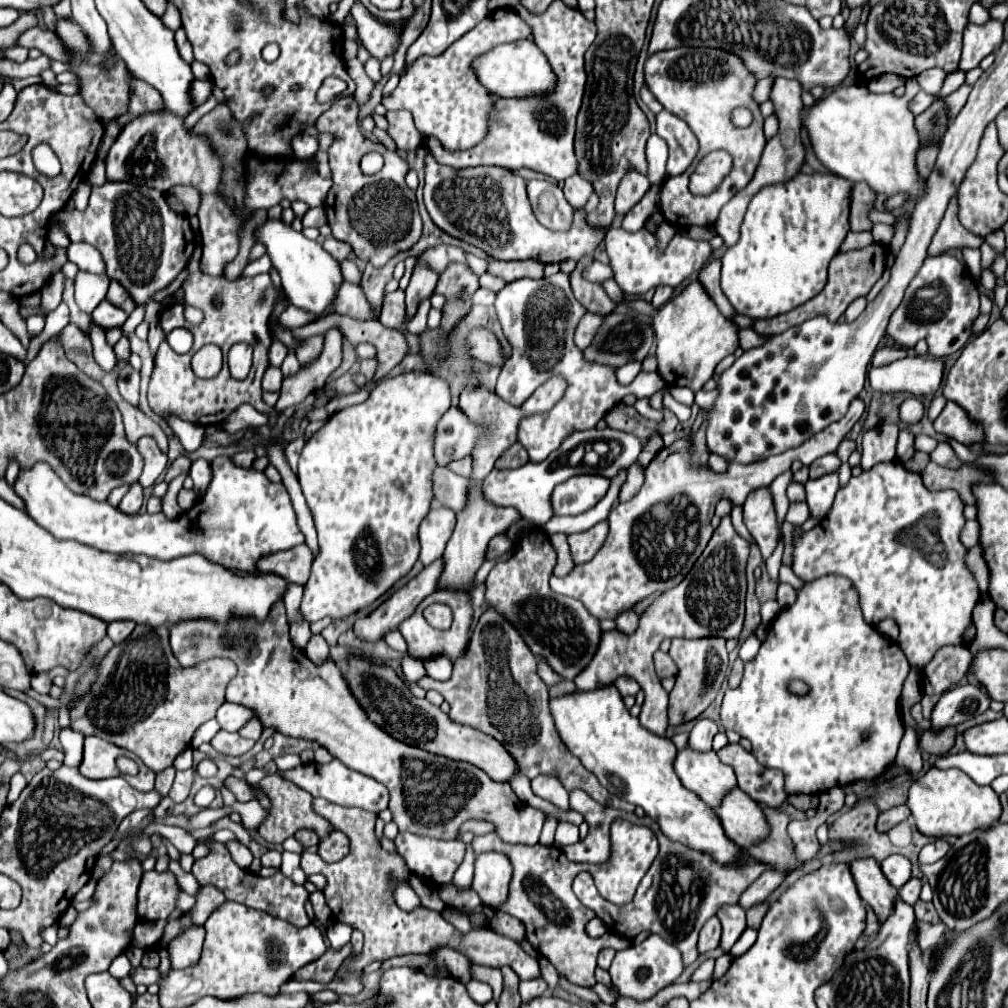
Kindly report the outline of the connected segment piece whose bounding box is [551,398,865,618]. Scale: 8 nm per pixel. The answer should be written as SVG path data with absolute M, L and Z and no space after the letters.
M855 398L851 402L847 414L841 420L823 428L821 432L817 432L815 436L805 440L799 448L769 456L767 460L753 462L753 464L737 464L737 462L729 464L727 472L723 472L723 474L713 472L707 464L695 464L693 462L693 442L689 438L675 440L671 446L665 446L663 450L659 450L657 456L651 460L651 464L645 470L645 484L641 486L639 494L633 500L621 502L611 510L611 514L609 514L609 536L607 536L603 548L595 554L595 558L587 564L575 566L573 572L565 578L553 576L551 588L557 594L565 594L569 598L579 600L587 608L587 612L595 618L615 618L621 610L629 610L635 602L643 600L645 596L651 596L657 590L673 588L677 582L683 580L683 576L687 576L687 572L693 568L693 564L697 562L697 558L705 550L705 546L711 538L711 518L713 518L713 512L715 512L715 504L721 498L729 498L737 504L743 504L747 494L753 488L769 486L779 472L789 470L789 466L795 458L801 460L805 466L809 466L819 456L835 452L839 442L845 438L845 434L853 428L853 424L861 418L863 412L865 412L865 402L861 398Z

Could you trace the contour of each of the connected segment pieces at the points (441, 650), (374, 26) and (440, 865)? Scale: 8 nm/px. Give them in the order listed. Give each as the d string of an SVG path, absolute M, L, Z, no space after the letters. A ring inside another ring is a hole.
M433 592L431 596L427 596L415 610L413 616L409 616L401 626L399 626L399 632L403 634L407 646L409 646L409 656L413 658L419 658L419 660L427 660L427 658L433 658L433 656L439 656L439 654L447 654L449 660L457 660L465 648L467 648L467 630L469 630L469 624L471 624L471 594L469 592ZM433 602L439 602L439 604L447 604L451 610L453 610L453 624L449 630L433 630L433 626L429 626L427 620L423 620L423 610L433 604Z
M355 6L351 8L351 16L357 26L357 34L361 44L367 48L367 52L383 62L387 56L393 56L397 52L397 46L403 36L403 24L383 24L377 18L373 18L367 8Z
M405 832L395 838L395 846L413 874L439 886L451 882L453 872L465 856L465 842L459 838L445 842Z

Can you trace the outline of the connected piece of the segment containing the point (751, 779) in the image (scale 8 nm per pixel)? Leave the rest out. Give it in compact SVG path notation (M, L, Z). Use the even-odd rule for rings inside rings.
M727 744L717 752L717 756L723 764L729 764L735 770L737 786L753 800L775 808L787 798L781 772L759 766L757 760L753 760L753 754L741 744Z

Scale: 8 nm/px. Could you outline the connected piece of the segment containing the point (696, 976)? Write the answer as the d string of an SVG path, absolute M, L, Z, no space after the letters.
M707 958L693 974L691 974L691 982L701 982L701 980L707 980L711 978L713 974L713 966L715 966L715 960L713 958Z

